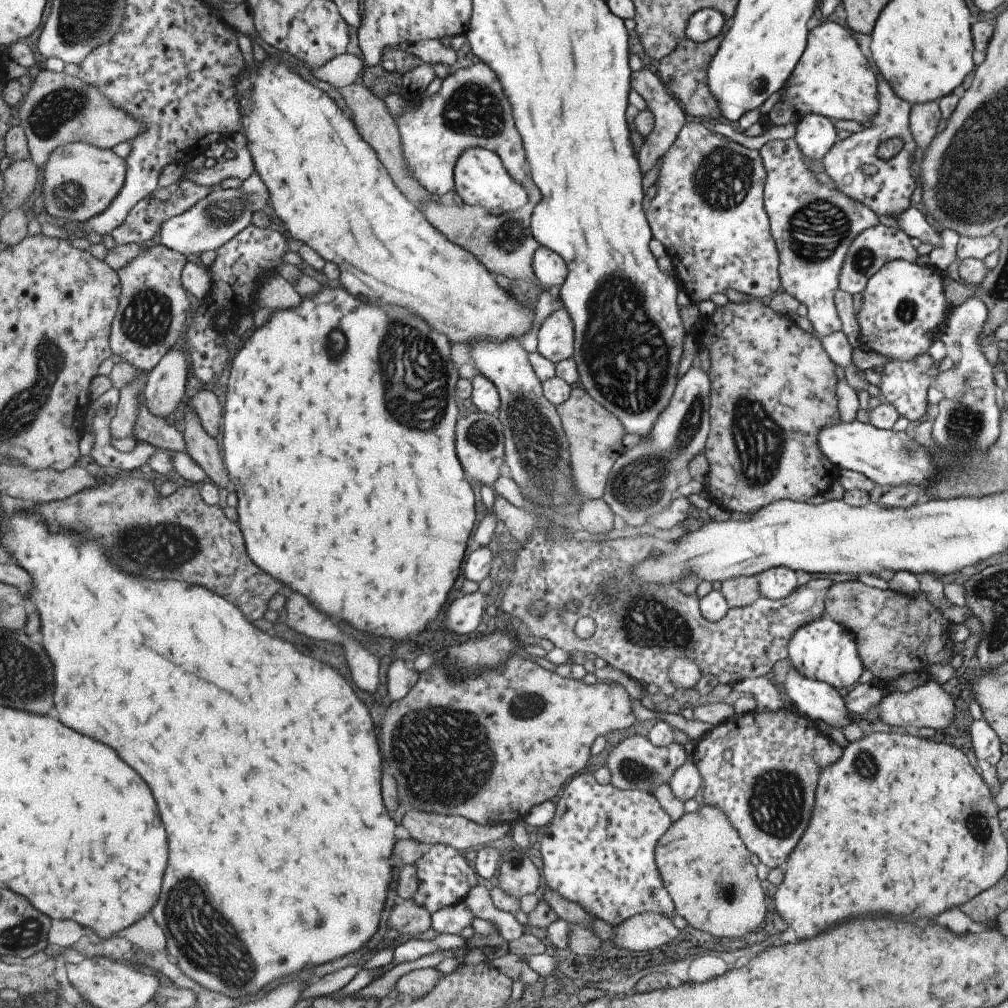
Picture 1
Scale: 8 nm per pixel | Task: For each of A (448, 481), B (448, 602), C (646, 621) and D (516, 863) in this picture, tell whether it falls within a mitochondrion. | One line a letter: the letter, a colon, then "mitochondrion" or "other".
A: other
B: other
C: mitochondrion
D: mitochondrion

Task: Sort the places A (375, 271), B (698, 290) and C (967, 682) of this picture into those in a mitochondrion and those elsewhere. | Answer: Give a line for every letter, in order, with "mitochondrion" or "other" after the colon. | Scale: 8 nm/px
A: other
B: other
C: other

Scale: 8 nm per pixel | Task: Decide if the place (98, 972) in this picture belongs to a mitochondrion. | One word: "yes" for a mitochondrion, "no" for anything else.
no

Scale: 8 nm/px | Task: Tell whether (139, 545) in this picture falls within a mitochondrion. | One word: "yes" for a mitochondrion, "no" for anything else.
yes

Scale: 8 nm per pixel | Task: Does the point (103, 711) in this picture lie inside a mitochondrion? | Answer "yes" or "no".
no

